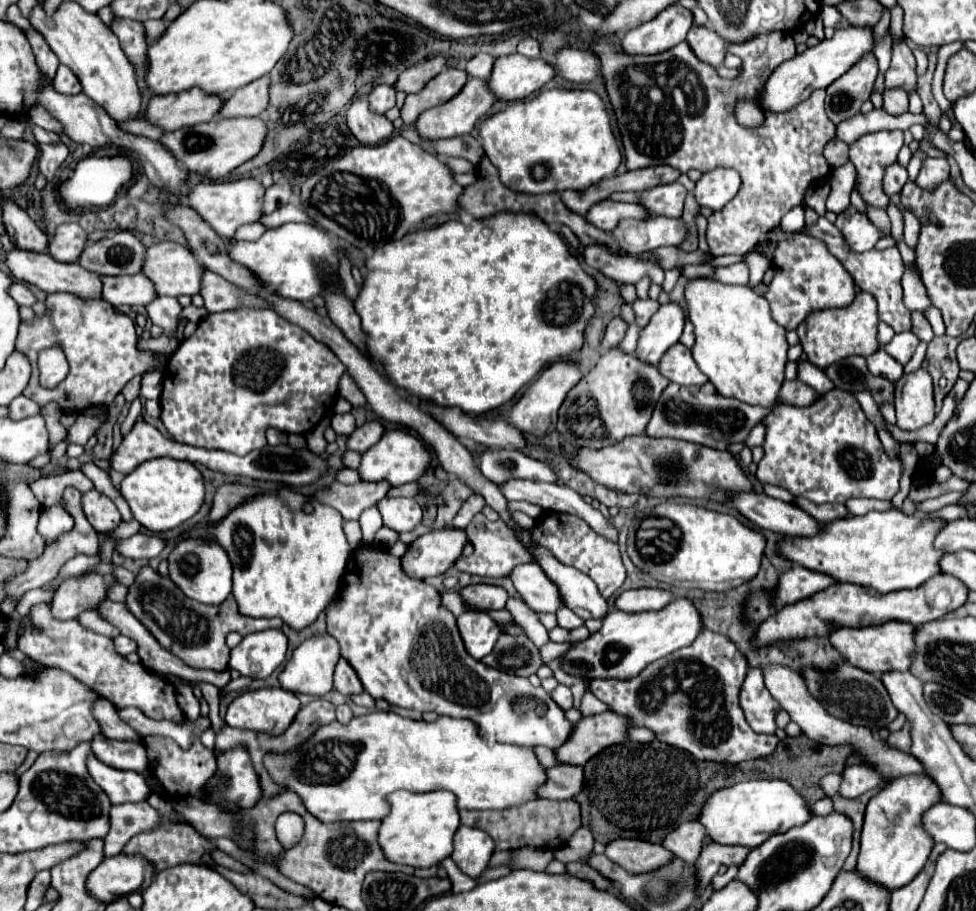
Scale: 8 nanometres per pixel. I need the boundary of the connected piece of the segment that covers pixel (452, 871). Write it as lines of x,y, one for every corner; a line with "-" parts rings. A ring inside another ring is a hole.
446,858
442,862
444,870
448,872
448,878
452,882
452,892
455,894
466,892
466,890
472,890
476,886
476,880
470,880
466,874
458,870
458,866
454,864
452,858

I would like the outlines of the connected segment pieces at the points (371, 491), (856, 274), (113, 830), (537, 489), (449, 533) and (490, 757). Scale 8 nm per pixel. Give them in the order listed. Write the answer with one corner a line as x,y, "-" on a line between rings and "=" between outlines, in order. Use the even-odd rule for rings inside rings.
332,482
324,490
314,492
312,498
320,504
336,508
344,520
358,520
360,512
370,506
376,506
376,502
384,498
388,490
388,482
358,482
352,486
=
820,216
816,224
804,226
804,228
800,228
798,232
790,232
790,234
788,234
788,232
782,232
780,228
774,228
774,230
770,230
768,234
764,234
764,238
762,238
760,242
766,242
766,244
776,242
776,244
778,244
778,242
782,242
782,240
790,240
794,234
806,234
806,236
812,236
812,238
824,242
826,248
828,248
828,250
844,264
844,268
852,274
856,286
858,286
860,290
864,290
864,292
868,292
868,294
872,294
872,296
876,298
880,320
884,320
888,326
892,326
894,332
912,330
910,310
906,310
906,306
904,306
904,302
902,302
902,284
900,284
900,278
902,278
902,274
904,274
904,262
902,262
900,252
898,252
896,248
868,250
868,252
856,254
856,252
852,252
852,250
846,246
846,242
844,242
840,230
838,230
834,224
830,224
824,216
=
148,802
112,806
110,832
104,838
104,856
120,854
132,836
152,830
164,822
166,820
=
508,480
504,486
500,486
502,494
508,500
524,500
530,504
538,504
542,510
560,510
566,514
574,514
588,522
588,526
610,538
618,540
618,530
608,524
608,520
600,514
600,510
594,510
590,504
582,500
578,492
574,492
568,486
560,484
548,484
548,482
534,482
534,480
=
442,528
416,538
402,556
402,568
412,578
424,580
448,572
460,558
468,536
464,530
=
372,712
352,718
348,724
330,722
318,726
316,732
300,746
294,746
294,750
286,750
284,754
268,752
264,756
264,766
270,778
278,782
278,786
296,792
302,798
304,808
326,824
342,820
382,820
390,812
386,796
396,790
448,790
456,796
458,808
502,810
534,800
536,788
546,780
544,768
540,766
530,748
510,744
488,746
478,736
478,726
470,720
440,716
438,722
416,722
410,718
402,718
394,712

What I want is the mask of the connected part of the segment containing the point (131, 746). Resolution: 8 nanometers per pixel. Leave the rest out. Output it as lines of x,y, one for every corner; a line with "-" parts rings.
100,734
90,742
92,752
96,758
112,768
122,768
122,770
148,770
148,758
146,758
146,748
140,742
114,742

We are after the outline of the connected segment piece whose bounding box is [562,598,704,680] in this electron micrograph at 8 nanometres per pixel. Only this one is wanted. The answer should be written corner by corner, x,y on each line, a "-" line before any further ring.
676,598
668,606
658,612
638,612
628,614
622,610
612,610
604,618
604,626
600,632
594,632
588,640
578,642
562,660
566,672
576,674
578,678
634,678
640,674
650,662
672,654
684,646
690,646
694,638
704,630
702,616
698,608
688,598

